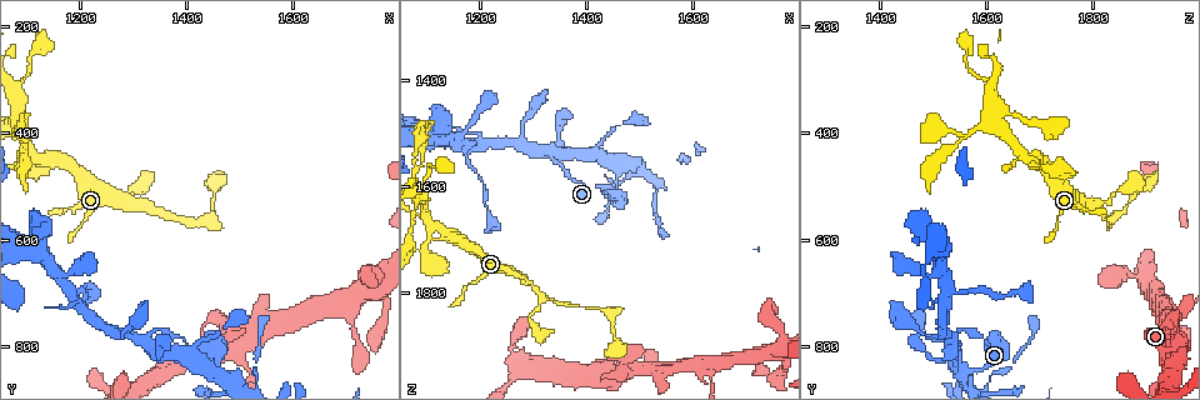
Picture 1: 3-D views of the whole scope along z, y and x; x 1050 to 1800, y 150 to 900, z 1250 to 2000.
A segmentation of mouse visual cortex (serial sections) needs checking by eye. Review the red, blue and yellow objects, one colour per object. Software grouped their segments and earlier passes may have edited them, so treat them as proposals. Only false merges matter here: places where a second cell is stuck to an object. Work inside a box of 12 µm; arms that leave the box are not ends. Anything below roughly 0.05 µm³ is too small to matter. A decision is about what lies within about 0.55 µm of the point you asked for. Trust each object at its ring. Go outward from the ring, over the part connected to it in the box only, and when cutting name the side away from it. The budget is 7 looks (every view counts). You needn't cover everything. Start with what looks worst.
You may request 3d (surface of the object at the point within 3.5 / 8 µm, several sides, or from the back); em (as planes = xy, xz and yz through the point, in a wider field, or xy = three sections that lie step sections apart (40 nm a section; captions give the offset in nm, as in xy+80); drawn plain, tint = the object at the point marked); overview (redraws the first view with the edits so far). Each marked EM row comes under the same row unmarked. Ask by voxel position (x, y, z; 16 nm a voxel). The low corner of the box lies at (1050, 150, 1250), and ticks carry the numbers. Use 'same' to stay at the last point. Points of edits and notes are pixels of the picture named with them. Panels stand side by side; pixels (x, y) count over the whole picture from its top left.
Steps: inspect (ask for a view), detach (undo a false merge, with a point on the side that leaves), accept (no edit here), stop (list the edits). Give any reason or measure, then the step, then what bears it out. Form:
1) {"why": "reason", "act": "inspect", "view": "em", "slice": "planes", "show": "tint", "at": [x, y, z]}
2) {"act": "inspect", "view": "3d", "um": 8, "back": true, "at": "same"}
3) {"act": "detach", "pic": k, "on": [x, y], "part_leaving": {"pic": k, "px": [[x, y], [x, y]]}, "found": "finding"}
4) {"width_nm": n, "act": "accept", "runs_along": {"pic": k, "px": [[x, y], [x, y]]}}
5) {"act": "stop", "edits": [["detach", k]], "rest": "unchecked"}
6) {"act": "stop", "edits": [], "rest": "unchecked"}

{"why": "a narrow waist", "act": "inspect", "view": "3d", "um": 3.5, "back": true, "at": [1325, 785, 1530]}

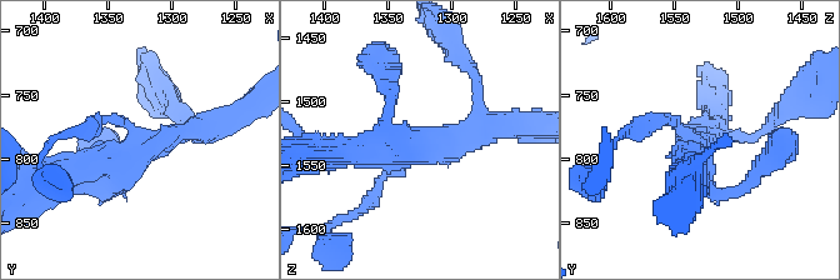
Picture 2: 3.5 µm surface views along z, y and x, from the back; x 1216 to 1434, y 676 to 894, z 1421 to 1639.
{"arms": 4, "arm_widths_nm": [200, 200, 250, 400], "act": "inspect", "view": "em", "slice": "xy", "step": 2, "show": "tint", "at": [1328, 788, 1536]}

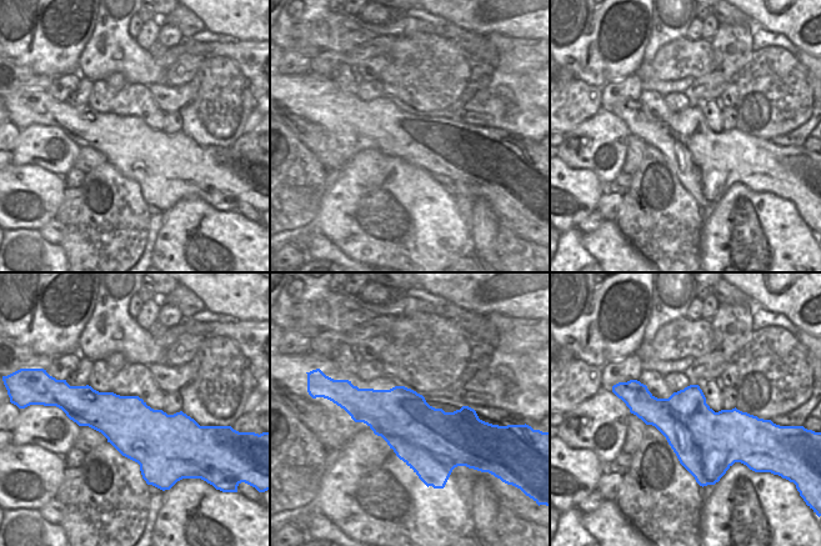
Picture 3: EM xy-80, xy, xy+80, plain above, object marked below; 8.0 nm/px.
{"act": "accept", "found": "all the same cell"}

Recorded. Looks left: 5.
{"why": "abrupt turn", "act": "inspect", "view": "3d", "um": 3.5, "at": [1525, 860, 1605]}

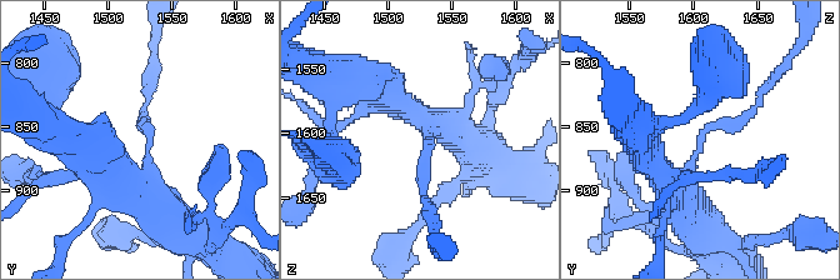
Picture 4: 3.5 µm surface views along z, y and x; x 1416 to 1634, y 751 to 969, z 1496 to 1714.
{"arm_widths_nm": [150, 300], "why": "now the EM", "act": "inspect", "view": "em", "slice": "xy", "step": 3, "show": "tint", "at": [1530, 860, 1604]}

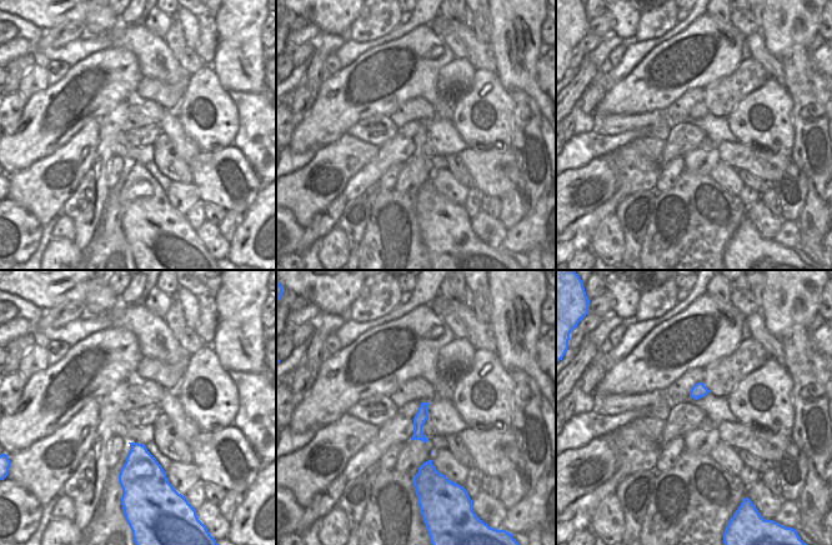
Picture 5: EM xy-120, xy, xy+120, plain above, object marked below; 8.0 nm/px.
{"act": "accept", "runs_along": {"pic": 4, "px": [[394, 100], [428, 125], [428, 201]]}, "found": "continuous, no second cell"}

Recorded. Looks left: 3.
{"why": "four-way junction", "act": "inspect", "view": "3d", "um": 8, "at": [1115, 445, 1675]}

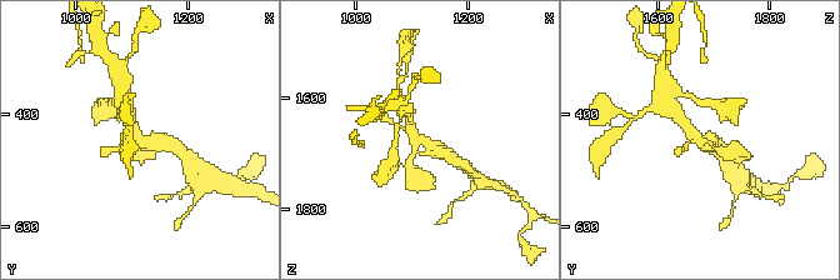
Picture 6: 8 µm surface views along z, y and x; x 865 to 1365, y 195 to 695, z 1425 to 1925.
{"arms": 4, "arm_widths_nm": [150, 200, 300, 400], "act": "inspect", "view": "em", "slice": "xy", "step": 3, "show": "tint", "at": [1120, 445, 1675]}

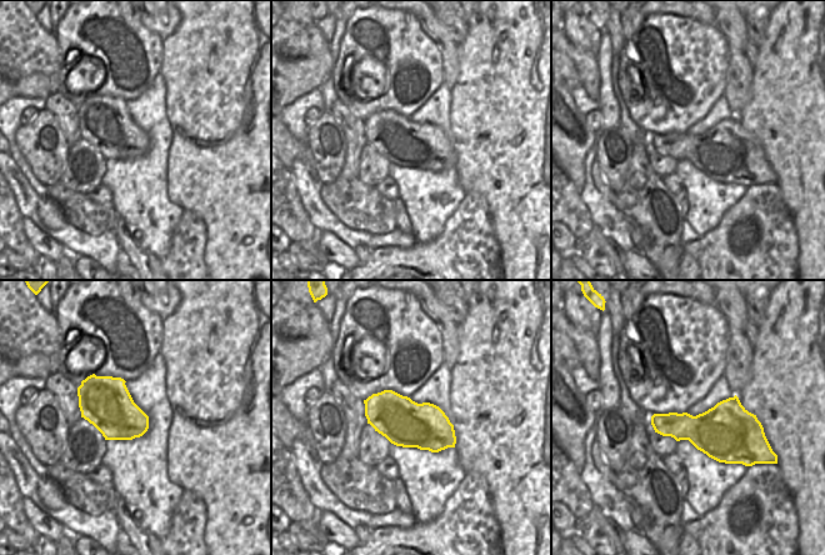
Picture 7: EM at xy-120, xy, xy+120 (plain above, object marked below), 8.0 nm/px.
{"act": "accept", "runs_along": {"pic": 6, "px": [[453, 159], [414, 135], [409, 116]]}, "found": "continuous, no second cell"}

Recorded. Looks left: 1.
{"act": "stop", "edits": [], "rest": "unchecked"}

